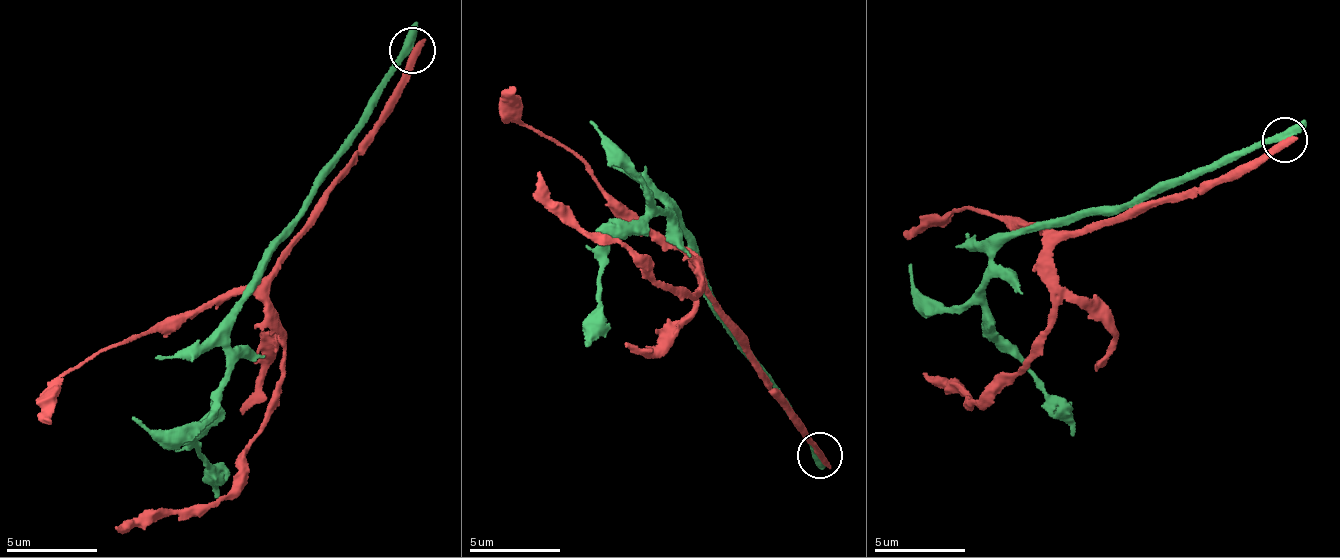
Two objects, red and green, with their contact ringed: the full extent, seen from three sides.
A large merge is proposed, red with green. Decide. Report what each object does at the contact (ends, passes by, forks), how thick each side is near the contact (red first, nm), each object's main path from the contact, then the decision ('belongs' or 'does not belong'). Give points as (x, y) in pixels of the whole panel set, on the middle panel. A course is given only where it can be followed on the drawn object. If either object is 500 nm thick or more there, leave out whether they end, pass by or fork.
red ends; green passes by; calibres 440 and 360 nm; course red (818, 456), (746, 333), (723, 314), (702, 267), (689, 301), (643, 259), (598, 242), (548, 193), (541, 169); course green (818, 456), (788, 398), (711, 303), (695, 240), (670, 209), (621, 234), (601, 263), (590, 345); does not belong

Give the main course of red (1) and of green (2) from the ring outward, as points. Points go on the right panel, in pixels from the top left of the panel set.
1: (1286, 140), (1227, 173), (1066, 235), (1052, 248), (1054, 328), (1037, 355), (970, 407), (975, 400), (921, 372)
2: (1286, 140), (1222, 154), (1110, 206), (1038, 221), (994, 253), (985, 294), (987, 329), (1017, 359), (1071, 436)

